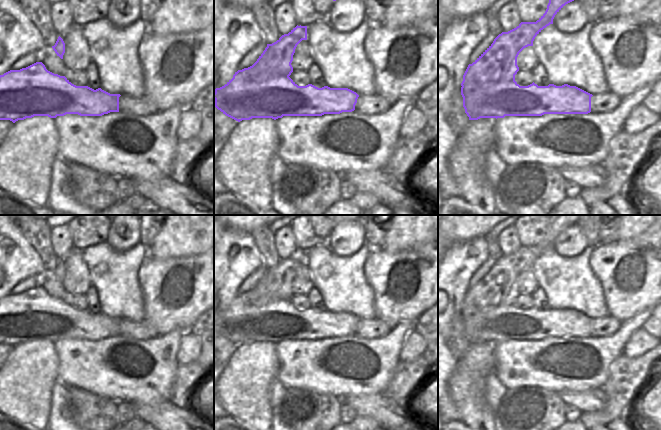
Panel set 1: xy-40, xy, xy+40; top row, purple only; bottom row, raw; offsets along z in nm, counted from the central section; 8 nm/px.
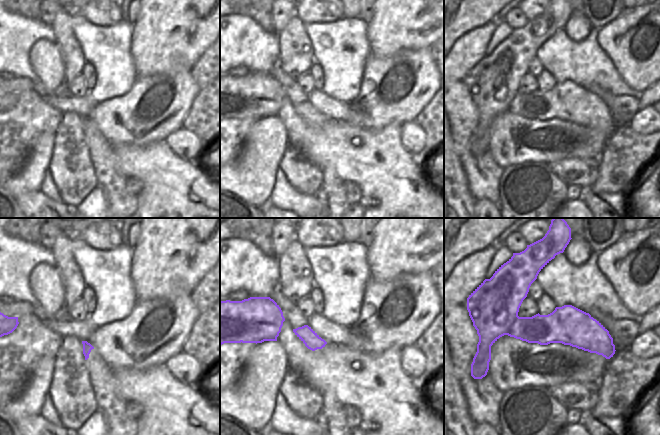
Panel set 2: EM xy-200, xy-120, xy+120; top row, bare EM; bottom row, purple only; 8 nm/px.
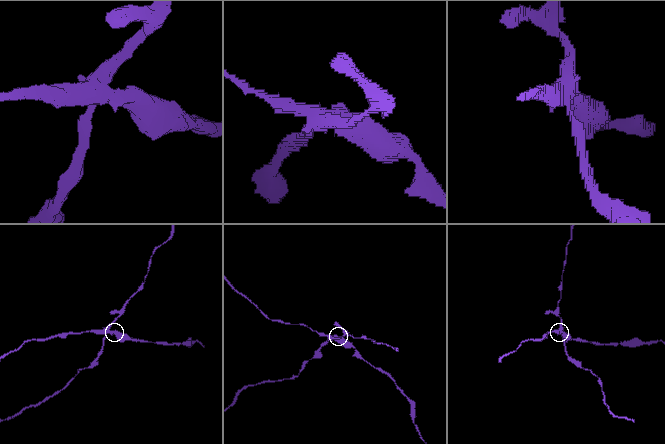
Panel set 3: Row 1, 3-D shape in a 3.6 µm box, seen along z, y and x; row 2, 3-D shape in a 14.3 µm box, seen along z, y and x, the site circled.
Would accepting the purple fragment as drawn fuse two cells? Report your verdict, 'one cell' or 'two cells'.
two cells

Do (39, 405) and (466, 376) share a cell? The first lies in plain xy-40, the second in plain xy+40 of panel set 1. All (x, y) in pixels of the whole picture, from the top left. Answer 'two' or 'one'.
one

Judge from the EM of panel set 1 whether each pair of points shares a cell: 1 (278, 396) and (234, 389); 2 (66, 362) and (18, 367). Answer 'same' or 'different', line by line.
1: different
2: different

